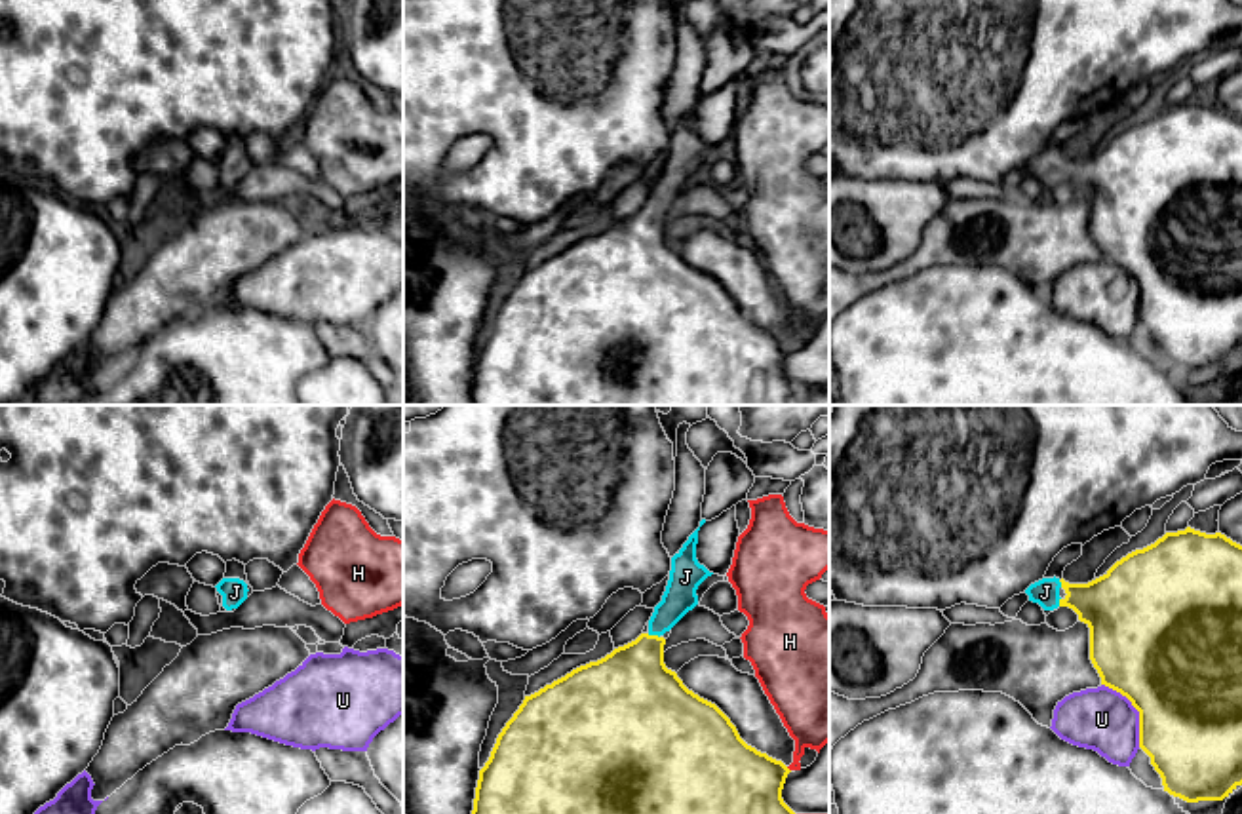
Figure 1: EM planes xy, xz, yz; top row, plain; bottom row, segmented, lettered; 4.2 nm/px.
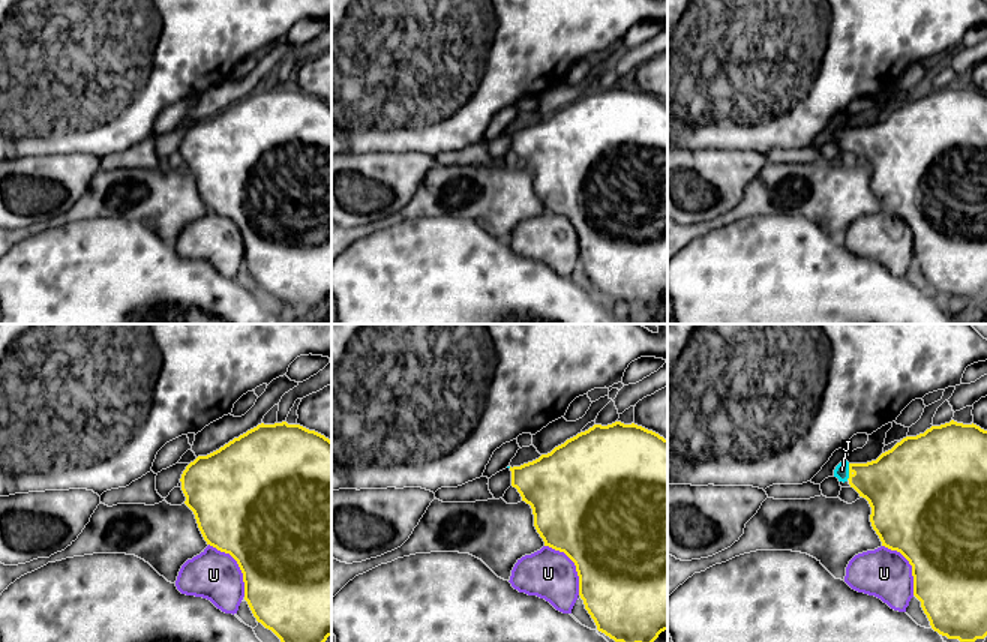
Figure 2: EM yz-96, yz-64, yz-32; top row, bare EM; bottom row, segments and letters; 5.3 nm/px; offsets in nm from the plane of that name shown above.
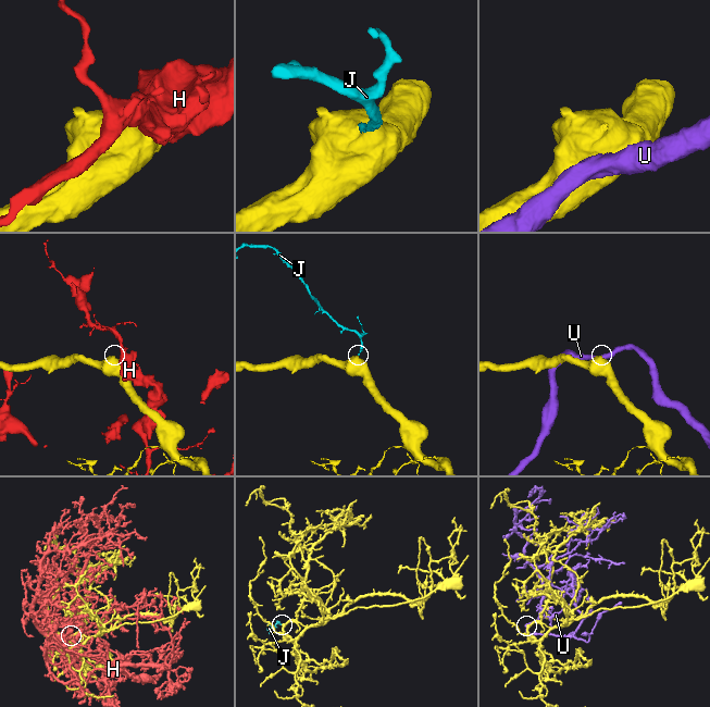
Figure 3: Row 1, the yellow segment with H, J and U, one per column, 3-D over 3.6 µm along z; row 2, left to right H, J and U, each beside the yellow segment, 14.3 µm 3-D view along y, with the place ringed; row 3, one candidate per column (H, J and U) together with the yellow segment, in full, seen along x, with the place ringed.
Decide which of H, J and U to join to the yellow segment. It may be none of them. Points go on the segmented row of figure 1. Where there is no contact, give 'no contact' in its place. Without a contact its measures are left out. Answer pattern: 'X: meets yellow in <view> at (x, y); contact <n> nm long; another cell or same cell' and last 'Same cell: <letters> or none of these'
H: meets yellow in xz at (788, 769); contact 30 nm long; another cell
J: meets yellow in xz at (653, 636); contact 60 nm long; same cell
U: meets yellow in yz at (1136, 708); contact 320 nm long; another cell
Same cell: J

